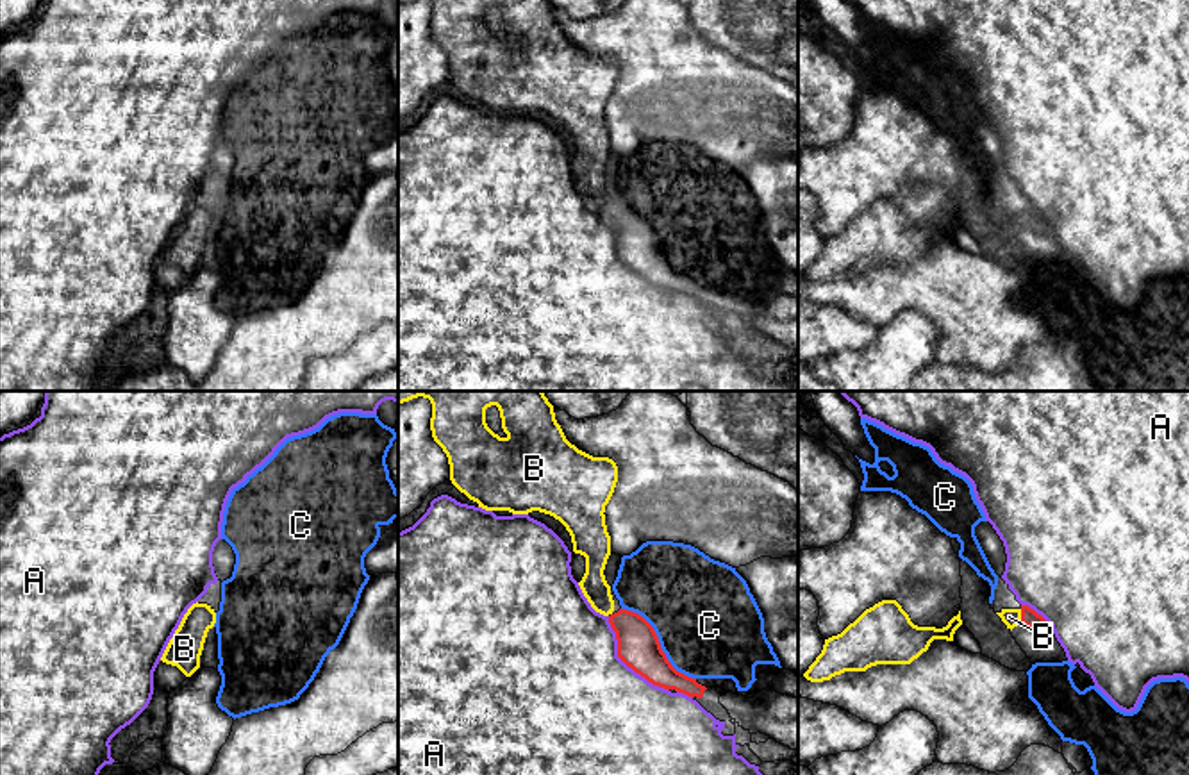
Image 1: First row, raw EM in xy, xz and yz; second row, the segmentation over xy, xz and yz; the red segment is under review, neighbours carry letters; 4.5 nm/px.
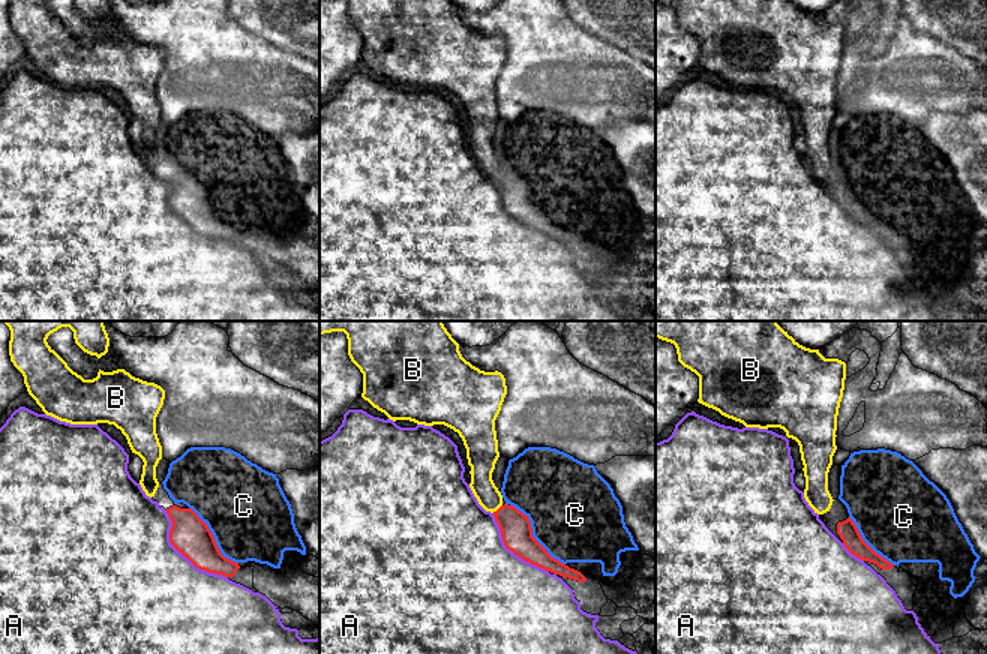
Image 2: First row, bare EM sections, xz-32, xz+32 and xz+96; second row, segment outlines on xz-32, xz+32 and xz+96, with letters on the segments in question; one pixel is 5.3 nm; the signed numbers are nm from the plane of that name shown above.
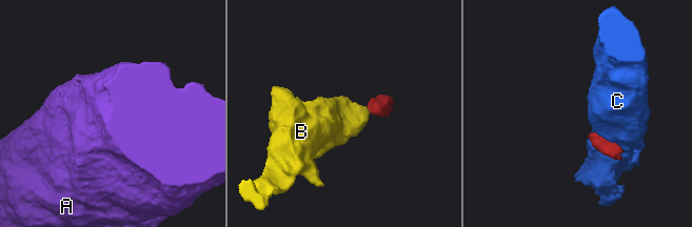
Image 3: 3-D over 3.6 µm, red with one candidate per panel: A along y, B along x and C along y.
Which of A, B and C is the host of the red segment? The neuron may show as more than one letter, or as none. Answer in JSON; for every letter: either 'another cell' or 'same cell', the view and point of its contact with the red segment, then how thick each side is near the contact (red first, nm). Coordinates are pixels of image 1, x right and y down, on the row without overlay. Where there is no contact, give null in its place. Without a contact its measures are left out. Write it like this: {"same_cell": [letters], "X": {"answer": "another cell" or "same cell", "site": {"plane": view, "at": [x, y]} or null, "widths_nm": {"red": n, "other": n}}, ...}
{"same_cell": ["B"], "A": {"answer": "another cell", "site": {"plane": "xz", "at": [623, 261]}, "widths_nm": {"red": 190, "other": 500}}, "B": {"answer": "same cell", "site": {"plane": "yz", "at": [1022, 216]}, "widths_nm": {"red": 80, "other": 80}}, "C": {"answer": "another cell", "site": {"plane": "xz", "at": [659, 243]}, "widths_nm": {"red": 190, "other": 480}}}

